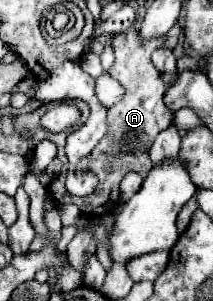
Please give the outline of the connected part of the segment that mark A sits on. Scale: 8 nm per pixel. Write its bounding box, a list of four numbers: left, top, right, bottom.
[48,26,182,216]

